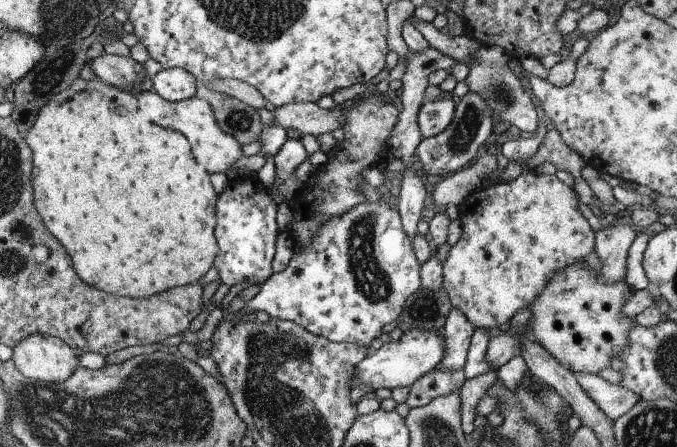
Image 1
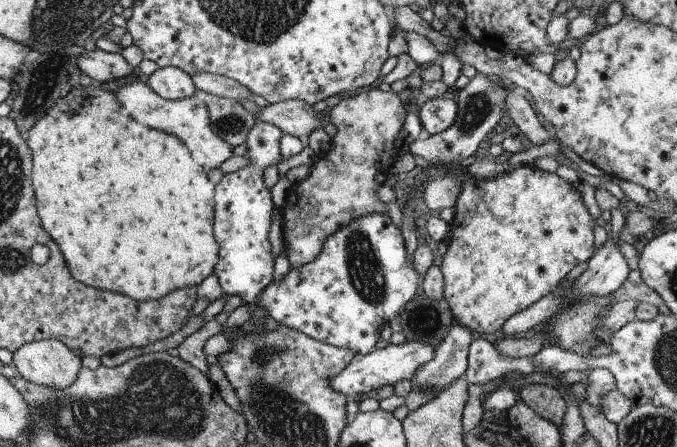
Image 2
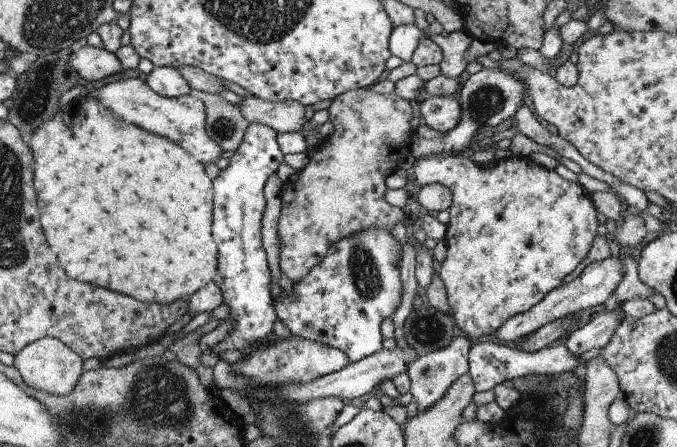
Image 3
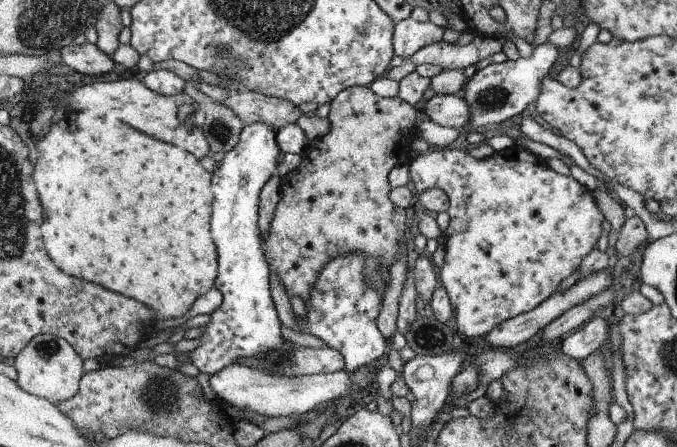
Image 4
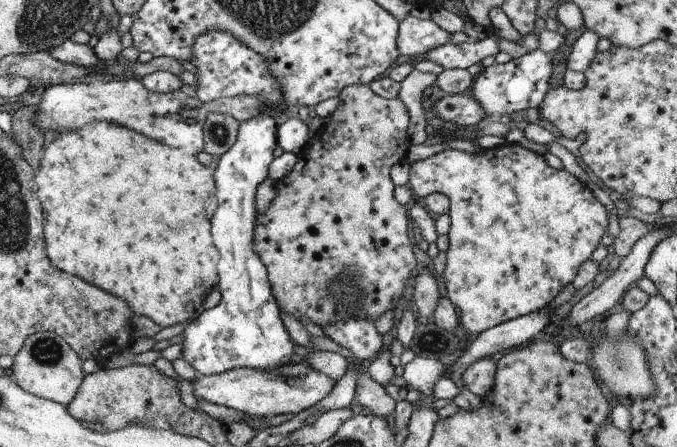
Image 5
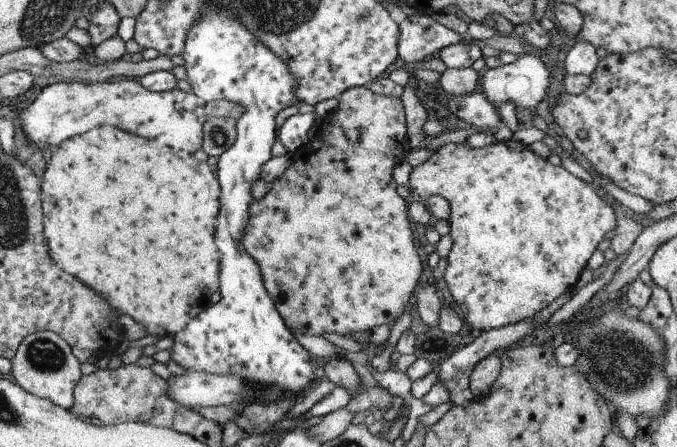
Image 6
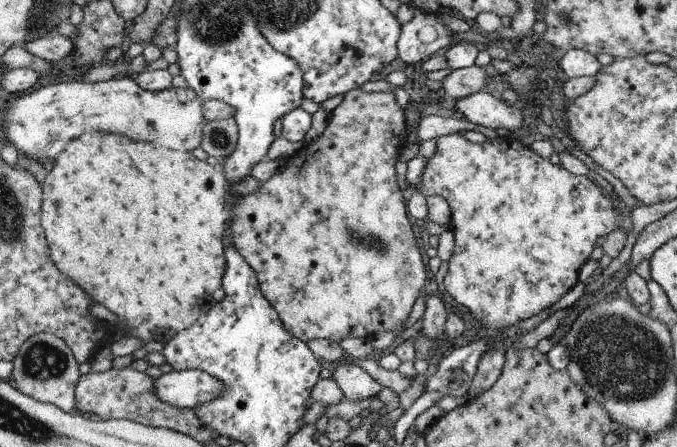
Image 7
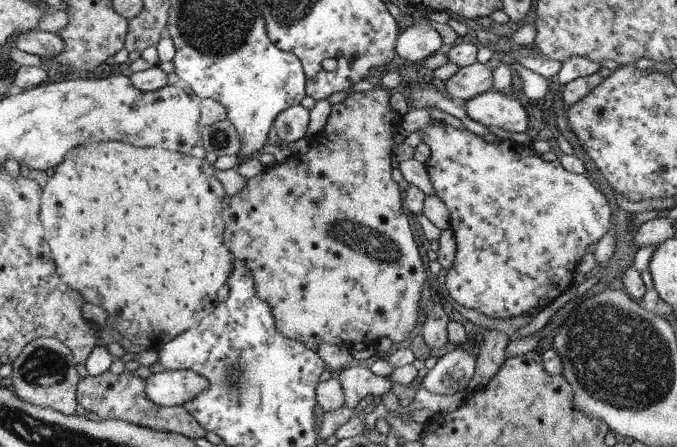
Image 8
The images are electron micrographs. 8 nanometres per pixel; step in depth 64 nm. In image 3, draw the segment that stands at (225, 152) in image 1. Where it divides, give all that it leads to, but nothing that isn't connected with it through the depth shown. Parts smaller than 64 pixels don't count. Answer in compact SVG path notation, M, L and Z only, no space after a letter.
M137 77L110 79L101 88L90 89L88 95L93 96L95 100L101 100L101 104L107 110L111 110L115 116L119 116L121 120L135 124L137 128L143 128L149 134L157 134L157 136L163 136L175 142L201 164L214 162L221 155L221 148L205 132L204 106L196 97L190 95L177 98L159 96L147 86L146 82Z

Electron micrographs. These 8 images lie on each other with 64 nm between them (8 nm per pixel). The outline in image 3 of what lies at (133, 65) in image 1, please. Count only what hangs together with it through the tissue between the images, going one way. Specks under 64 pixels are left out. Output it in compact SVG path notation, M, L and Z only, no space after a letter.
M91 45L74 47L74 51L69 54L69 66L80 78L88 81L103 78L109 81L119 77L123 70L115 54Z

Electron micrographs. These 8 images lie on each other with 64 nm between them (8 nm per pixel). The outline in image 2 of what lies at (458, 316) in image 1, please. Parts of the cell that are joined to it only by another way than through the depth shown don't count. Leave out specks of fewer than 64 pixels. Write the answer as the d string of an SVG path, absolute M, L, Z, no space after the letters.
M451 320L451 326L442 343L435 348L435 356L421 364L413 372L410 380L419 386L419 390L441 390L453 380L463 377L467 366L468 348L473 335L457 320Z

